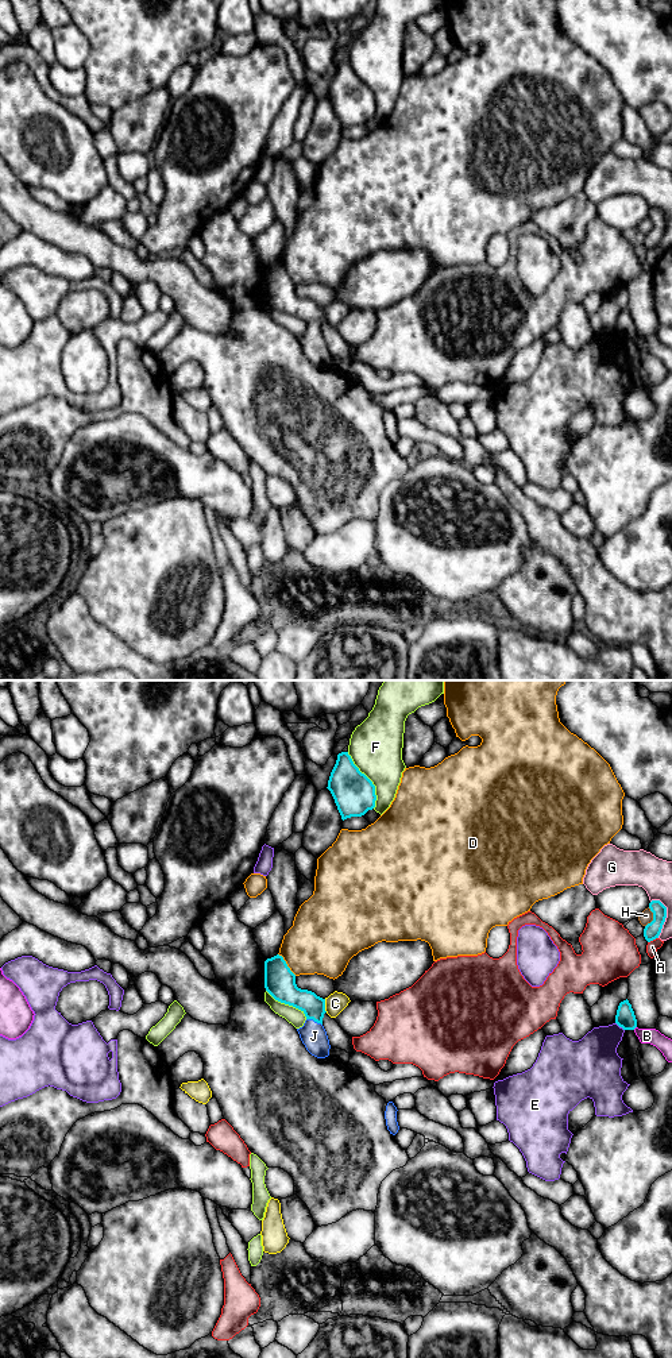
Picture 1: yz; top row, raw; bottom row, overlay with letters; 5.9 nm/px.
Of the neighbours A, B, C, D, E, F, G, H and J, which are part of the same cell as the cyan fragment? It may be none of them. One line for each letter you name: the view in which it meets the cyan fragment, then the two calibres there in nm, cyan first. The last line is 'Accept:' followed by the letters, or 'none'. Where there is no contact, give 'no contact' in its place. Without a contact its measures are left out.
J: yz | 140/160 nm
Accept: J

